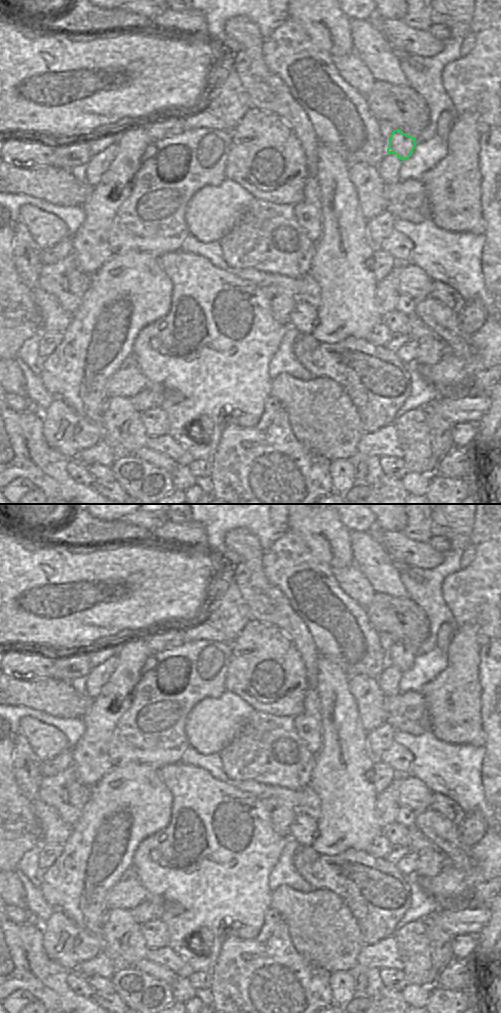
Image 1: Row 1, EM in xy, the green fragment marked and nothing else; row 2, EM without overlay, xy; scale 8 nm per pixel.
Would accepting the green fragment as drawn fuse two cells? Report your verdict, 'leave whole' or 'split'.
leave whole

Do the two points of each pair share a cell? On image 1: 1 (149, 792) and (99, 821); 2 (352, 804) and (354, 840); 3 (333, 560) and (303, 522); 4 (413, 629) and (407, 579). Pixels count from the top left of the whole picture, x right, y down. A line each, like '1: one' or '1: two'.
1: one
2: one
3: one
4: two

